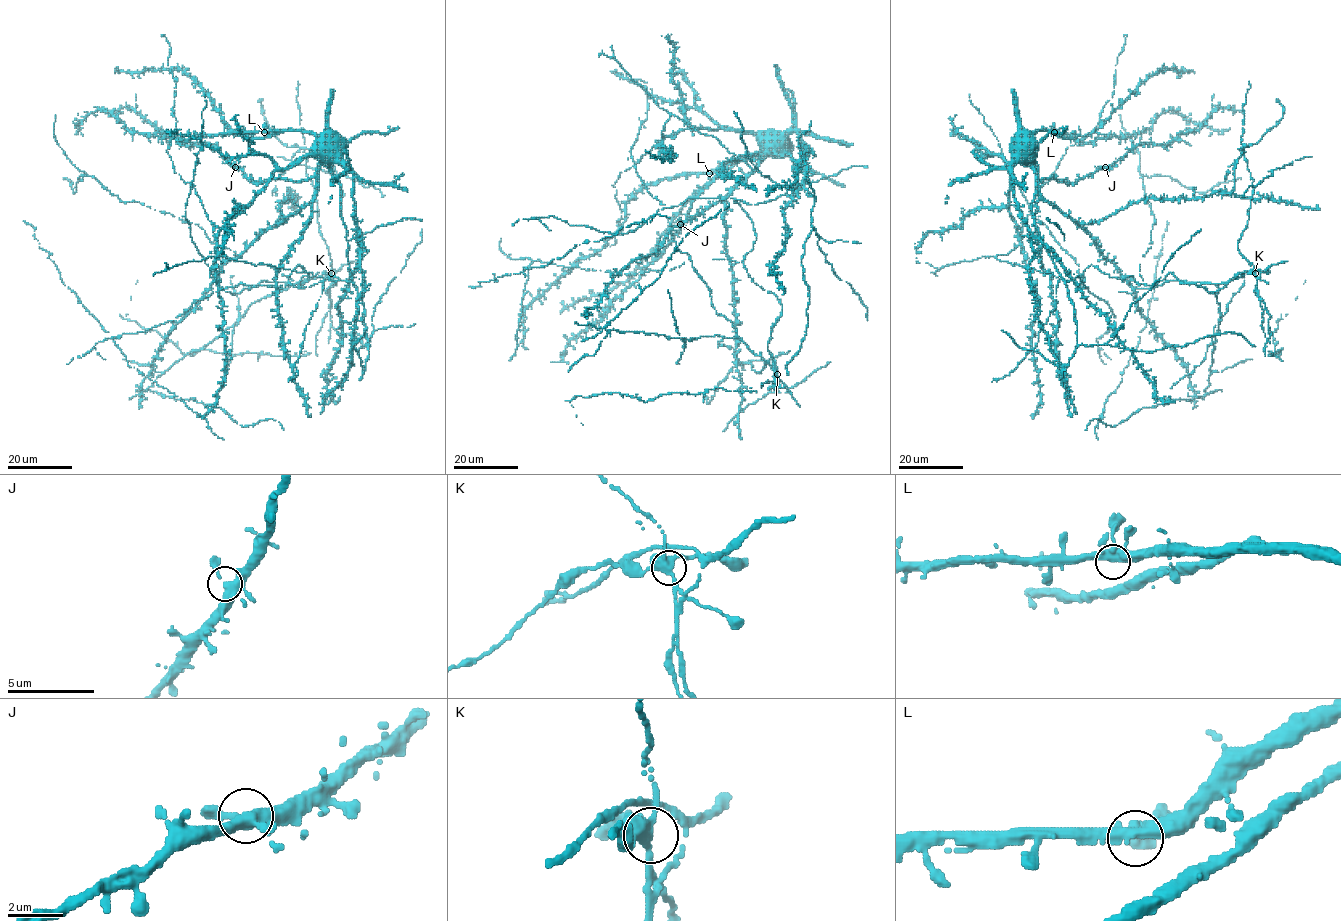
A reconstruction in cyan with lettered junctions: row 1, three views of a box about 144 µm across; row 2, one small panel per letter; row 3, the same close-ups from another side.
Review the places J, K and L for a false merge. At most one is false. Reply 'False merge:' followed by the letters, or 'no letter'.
False merge: K

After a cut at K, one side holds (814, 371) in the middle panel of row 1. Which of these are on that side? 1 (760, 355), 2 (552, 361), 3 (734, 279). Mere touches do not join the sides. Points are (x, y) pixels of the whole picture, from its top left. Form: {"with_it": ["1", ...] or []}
{"with_it": ["2", "3"]}

